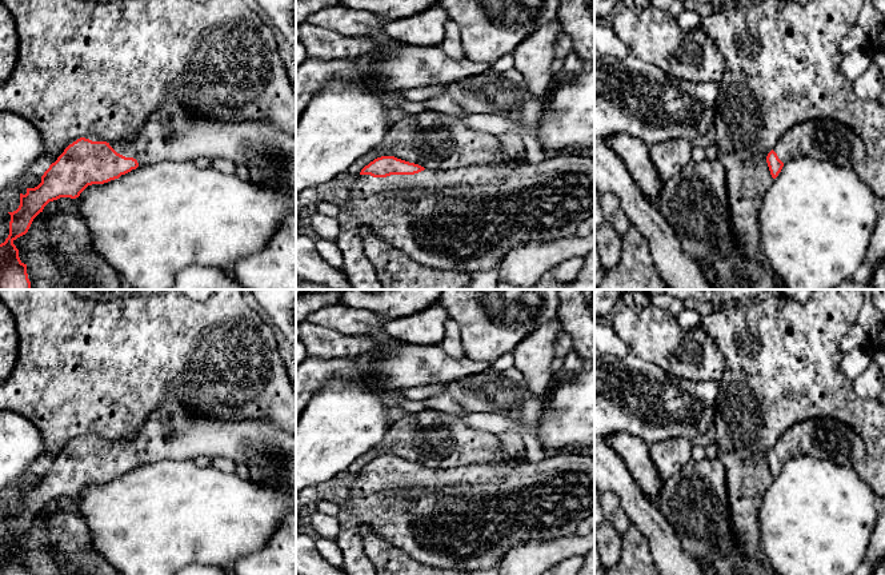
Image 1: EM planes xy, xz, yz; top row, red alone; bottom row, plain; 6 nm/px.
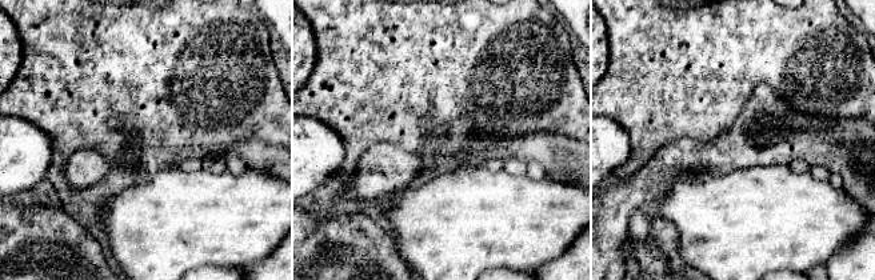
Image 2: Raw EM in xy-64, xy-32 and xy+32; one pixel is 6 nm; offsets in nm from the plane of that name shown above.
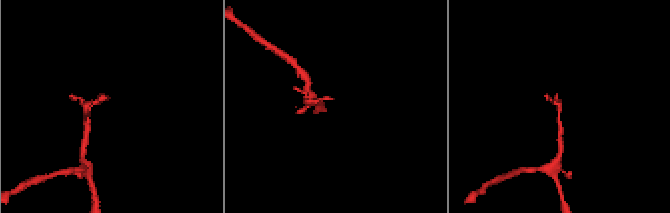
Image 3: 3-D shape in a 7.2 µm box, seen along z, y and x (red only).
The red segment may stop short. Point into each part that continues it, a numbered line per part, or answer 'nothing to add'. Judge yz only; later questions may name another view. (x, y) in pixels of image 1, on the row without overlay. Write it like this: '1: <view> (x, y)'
1: yz (825, 438)

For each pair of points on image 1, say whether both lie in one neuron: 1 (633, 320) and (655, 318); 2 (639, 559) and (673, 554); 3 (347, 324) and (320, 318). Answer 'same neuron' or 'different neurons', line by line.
1: same neuron
2: different neurons
3: same neuron

